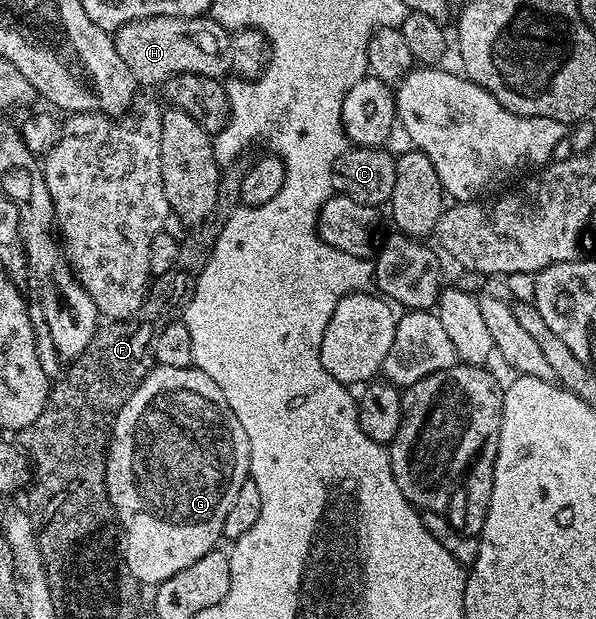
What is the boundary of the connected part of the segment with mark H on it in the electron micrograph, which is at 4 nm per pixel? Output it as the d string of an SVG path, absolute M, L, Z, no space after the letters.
M150 16L134 20L115 31L114 41L122 64L130 68L141 87L159 87L176 74L201 74L221 80L232 75L237 79L253 79L266 65L266 39L260 31L251 28L231 31L211 16Z

